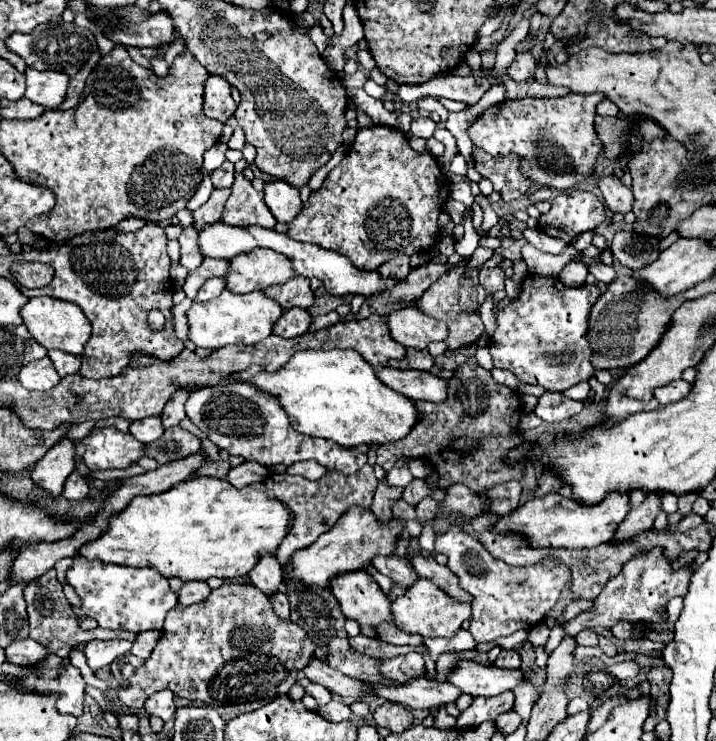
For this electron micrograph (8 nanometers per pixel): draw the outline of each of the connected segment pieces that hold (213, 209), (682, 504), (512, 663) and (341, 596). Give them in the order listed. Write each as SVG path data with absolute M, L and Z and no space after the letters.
M214 190L210 200L192 214L196 232L202 232L202 228L206 228L208 224L214 224L214 222L220 220L222 208L224 208L228 196L230 196L230 190Z
M690 492L690 494L680 496L680 498L678 498L678 512L680 512L682 516L686 516L688 512L692 512L692 504L694 504L696 498L698 498L696 492Z
M502 650L494 662L495 666L505 669L518 669L520 664L522 664L522 658L516 650Z
M366 570L350 572L350 576L338 576L338 580L330 584L330 588L338 598L346 618L370 626L392 620L388 596L380 590L376 580Z

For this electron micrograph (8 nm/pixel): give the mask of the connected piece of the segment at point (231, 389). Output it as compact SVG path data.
M246 382L198 388L190 392L190 398L186 402L186 416L218 448L228 450L234 456L244 456L246 460L254 460L266 468L276 464L290 466L298 460L316 460L324 468L348 476L358 472L366 464L366 454L362 452L348 450L334 444L332 440L320 440L290 428L290 420L282 410L282 406L278 404L278 400L258 392L254 386Z

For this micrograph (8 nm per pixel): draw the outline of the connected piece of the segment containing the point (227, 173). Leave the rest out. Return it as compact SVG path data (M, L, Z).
M224 162L218 170L214 170L212 182L214 182L214 188L232 188L232 184L234 184L234 164Z

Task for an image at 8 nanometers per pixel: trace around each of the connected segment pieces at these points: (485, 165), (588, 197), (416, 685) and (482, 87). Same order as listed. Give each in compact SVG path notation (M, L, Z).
M474 148L474 164L476 170L494 184L494 190L502 194L504 202L524 196L532 186L532 182L526 180L518 168L518 156L490 156L484 150Z
M574 190L574 192L562 192L552 200L552 210L548 214L540 216L538 228L552 238L562 238L566 244L572 244L582 232L594 230L602 222L606 222L606 208L604 208L602 200L598 196L594 196L592 192Z
M416 678L408 684L400 684L400 686L374 686L370 684L376 692L376 696L390 700L390 702L398 702L404 704L406 708L412 710L432 710L432 708L446 708L448 704L454 704L462 692L458 692L458 688L454 688L454 684L450 682L438 682L434 678Z
M434 76L424 84L402 84L398 90L398 98L402 102L414 102L414 100L422 100L426 96L432 98L450 98L450 100L458 100L464 102L468 106L476 104L484 92L490 88L490 82L482 76Z

